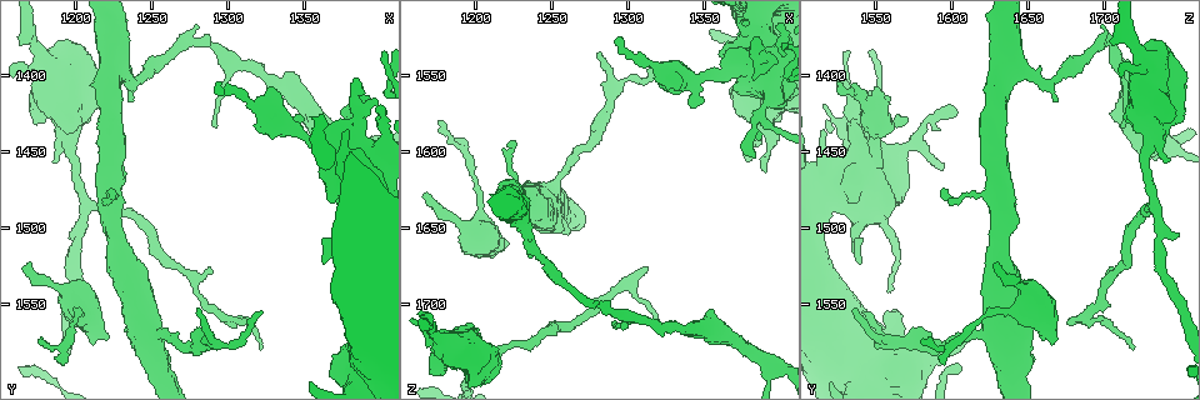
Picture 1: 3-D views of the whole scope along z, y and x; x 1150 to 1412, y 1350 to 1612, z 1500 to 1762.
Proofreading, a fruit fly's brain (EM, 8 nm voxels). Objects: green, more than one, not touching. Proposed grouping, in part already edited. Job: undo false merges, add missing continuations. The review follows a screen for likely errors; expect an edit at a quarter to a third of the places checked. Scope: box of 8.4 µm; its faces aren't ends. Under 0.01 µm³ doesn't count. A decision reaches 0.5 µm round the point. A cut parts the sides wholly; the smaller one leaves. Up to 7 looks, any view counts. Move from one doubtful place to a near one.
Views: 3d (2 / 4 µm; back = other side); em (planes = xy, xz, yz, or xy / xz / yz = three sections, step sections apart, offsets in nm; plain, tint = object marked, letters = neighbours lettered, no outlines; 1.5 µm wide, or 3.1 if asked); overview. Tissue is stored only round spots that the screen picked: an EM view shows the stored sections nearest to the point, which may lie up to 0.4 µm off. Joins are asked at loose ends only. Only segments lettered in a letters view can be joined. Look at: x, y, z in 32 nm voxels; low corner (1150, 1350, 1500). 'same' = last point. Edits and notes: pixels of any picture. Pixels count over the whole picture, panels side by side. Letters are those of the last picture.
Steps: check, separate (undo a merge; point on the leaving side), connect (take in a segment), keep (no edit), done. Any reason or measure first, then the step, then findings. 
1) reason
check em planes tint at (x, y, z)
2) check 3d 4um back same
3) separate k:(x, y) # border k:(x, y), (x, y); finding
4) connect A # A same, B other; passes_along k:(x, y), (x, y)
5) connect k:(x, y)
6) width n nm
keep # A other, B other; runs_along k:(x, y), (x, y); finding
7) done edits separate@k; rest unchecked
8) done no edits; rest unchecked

thick turns thin
check 3d 4um at (1178, 1384, 1722)

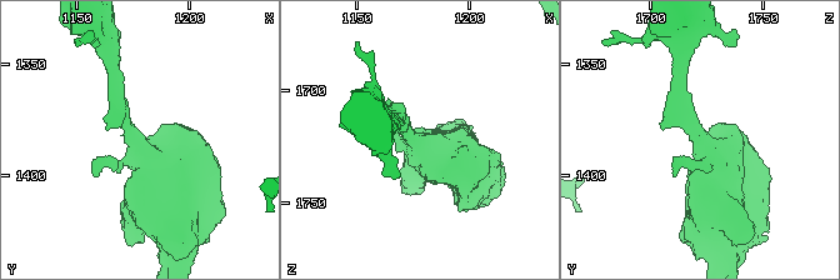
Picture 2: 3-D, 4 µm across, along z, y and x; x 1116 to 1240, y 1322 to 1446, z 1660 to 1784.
check em planes tint at (1178, 1385, 1723)

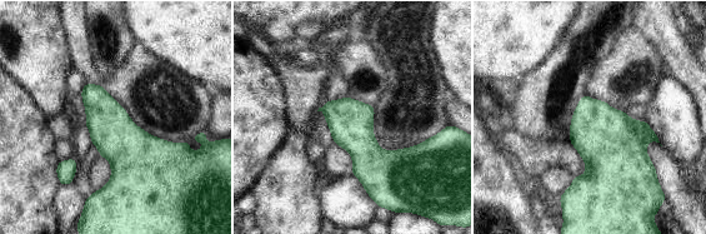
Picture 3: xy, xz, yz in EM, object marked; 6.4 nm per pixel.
check em planes letters same

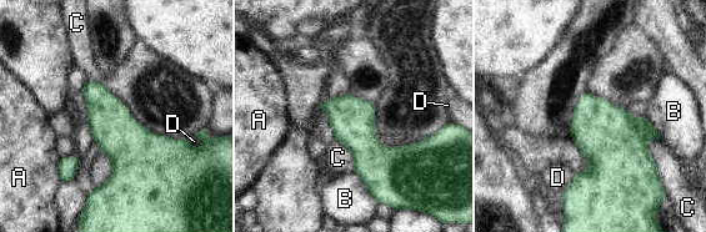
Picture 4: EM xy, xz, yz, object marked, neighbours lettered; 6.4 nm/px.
longest_contact B 260 nm
keep # A other, B other, C other, D other; border 4:(652, 137), (647, 150), (659, 175); all the same neuron

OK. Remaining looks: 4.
calibre changes
check 3d 4um at (1196, 1446, 1728)

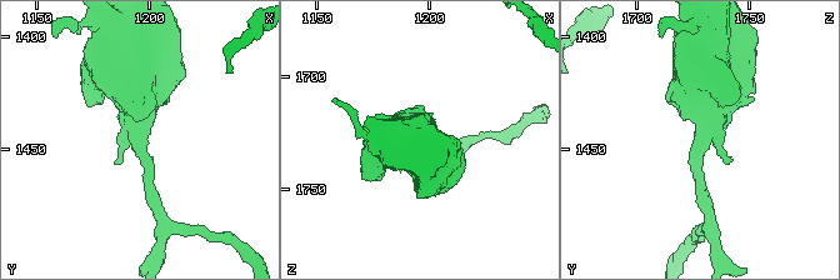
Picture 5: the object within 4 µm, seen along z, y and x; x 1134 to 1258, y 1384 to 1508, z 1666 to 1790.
shape alone is not enough
check em planes plain at (1196, 1444, 1730)

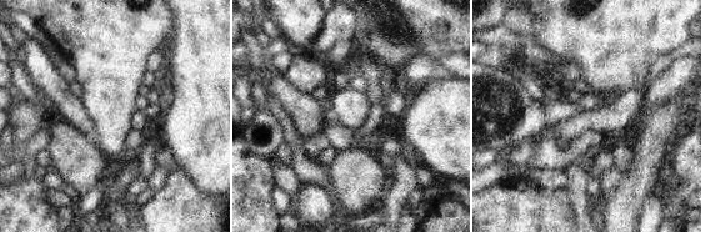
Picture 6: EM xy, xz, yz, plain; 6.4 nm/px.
see the neighbours
check em planes letters same

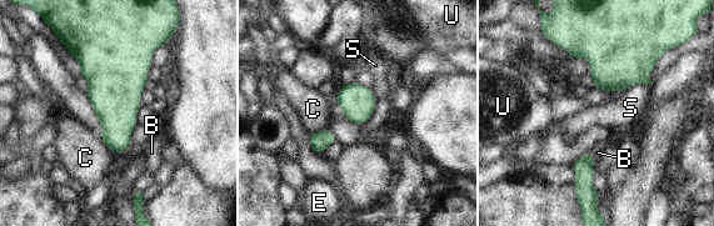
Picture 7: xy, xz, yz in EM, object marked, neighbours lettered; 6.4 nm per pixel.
keep # B other, C other, E other, S other, U other; border 7:(652, 83), (635, 84), (632, 88); one neuron here

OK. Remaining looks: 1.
done no edits; rest unchecked

